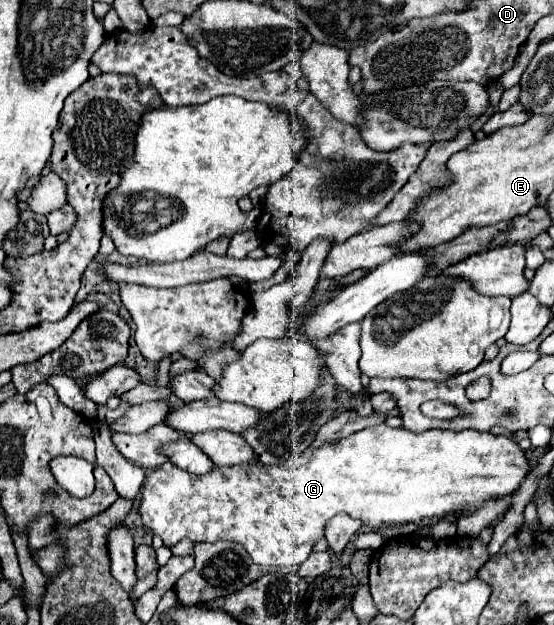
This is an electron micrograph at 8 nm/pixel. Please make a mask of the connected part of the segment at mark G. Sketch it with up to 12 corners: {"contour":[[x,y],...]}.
{"contour":[[387,424],[191,476],[139,514],[165,546],[299,566],[327,520],[429,522],[509,498],[509,436]]}

